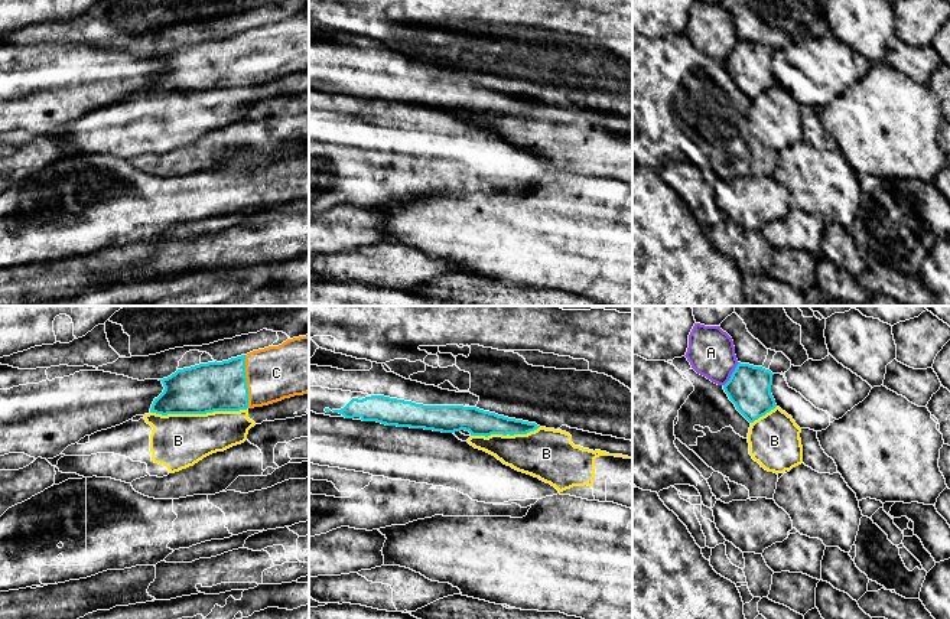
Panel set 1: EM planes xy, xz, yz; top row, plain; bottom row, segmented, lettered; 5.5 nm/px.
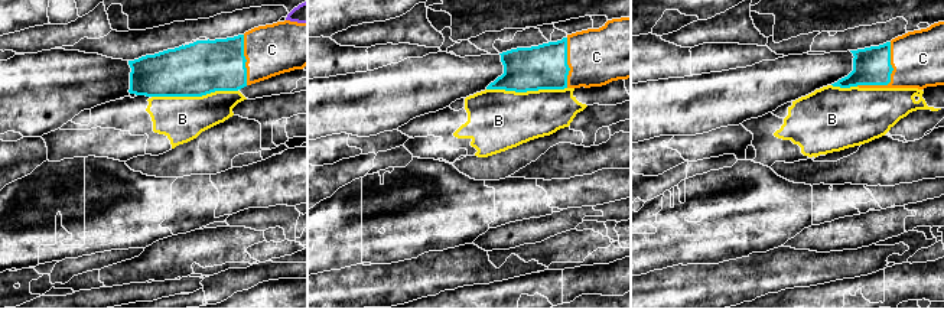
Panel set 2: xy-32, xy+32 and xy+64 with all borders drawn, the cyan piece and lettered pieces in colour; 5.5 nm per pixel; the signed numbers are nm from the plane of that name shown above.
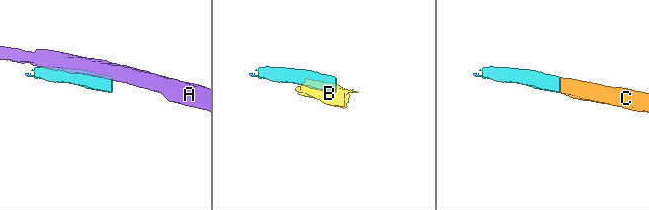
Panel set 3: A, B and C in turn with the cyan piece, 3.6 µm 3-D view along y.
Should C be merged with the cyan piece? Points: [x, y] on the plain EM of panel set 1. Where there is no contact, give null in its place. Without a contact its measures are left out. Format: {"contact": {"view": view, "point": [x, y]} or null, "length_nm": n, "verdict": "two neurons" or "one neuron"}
{"contact": {"view": "xy", "point": [246, 58]}, "length_nm": 300, "verdict": "one neuron"}

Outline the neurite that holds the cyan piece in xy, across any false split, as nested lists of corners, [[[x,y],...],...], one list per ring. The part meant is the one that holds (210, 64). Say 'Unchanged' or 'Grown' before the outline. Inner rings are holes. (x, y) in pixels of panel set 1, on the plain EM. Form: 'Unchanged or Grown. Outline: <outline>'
Grown. Outline: [[[309,13],[287,16],[279,23],[253,27],[228,38],[178,46],[159,58],[165,66],[154,75],[150,89],[162,92],[240,88],[303,72],[309,69]]]

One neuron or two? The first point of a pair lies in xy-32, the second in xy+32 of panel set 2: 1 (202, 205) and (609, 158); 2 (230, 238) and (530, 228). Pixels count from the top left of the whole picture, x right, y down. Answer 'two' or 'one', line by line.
1: two
2: two

